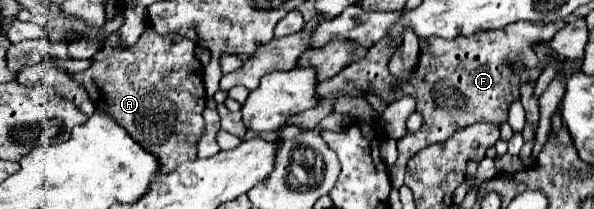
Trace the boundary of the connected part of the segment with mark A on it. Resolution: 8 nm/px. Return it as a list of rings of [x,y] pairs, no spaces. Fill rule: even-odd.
[[[149,25],[135,45],[125,49],[103,45],[91,57],[89,69],[71,75],[99,111],[107,113],[139,145],[159,157],[165,175],[177,165],[197,159],[197,143],[205,129],[201,117],[207,99],[203,67],[193,51],[195,43],[191,39],[179,33],[161,35]]]

